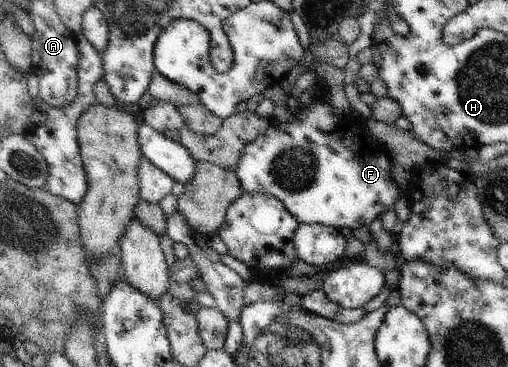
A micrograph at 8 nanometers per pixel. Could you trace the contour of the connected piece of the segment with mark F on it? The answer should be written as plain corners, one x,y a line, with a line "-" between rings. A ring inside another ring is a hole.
296,96
287,101
287,108
294,112
294,120
286,124
272,121
264,134
245,146
234,170
243,192
272,194
299,223
327,225
339,230
369,228
371,222
389,212
400,196
400,188
391,176
392,155
383,146
372,147
350,113
336,116
327,100
315,99
307,107
297,104

